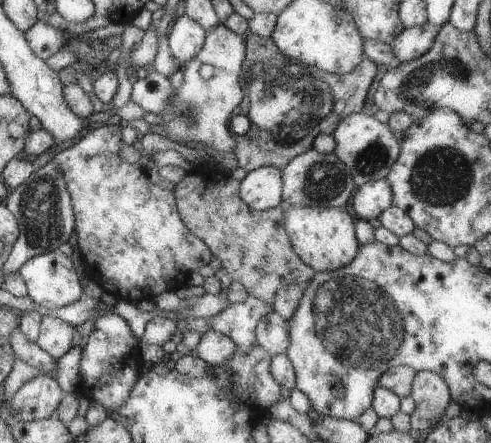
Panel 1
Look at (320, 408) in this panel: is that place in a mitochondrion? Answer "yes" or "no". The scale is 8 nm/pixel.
no

